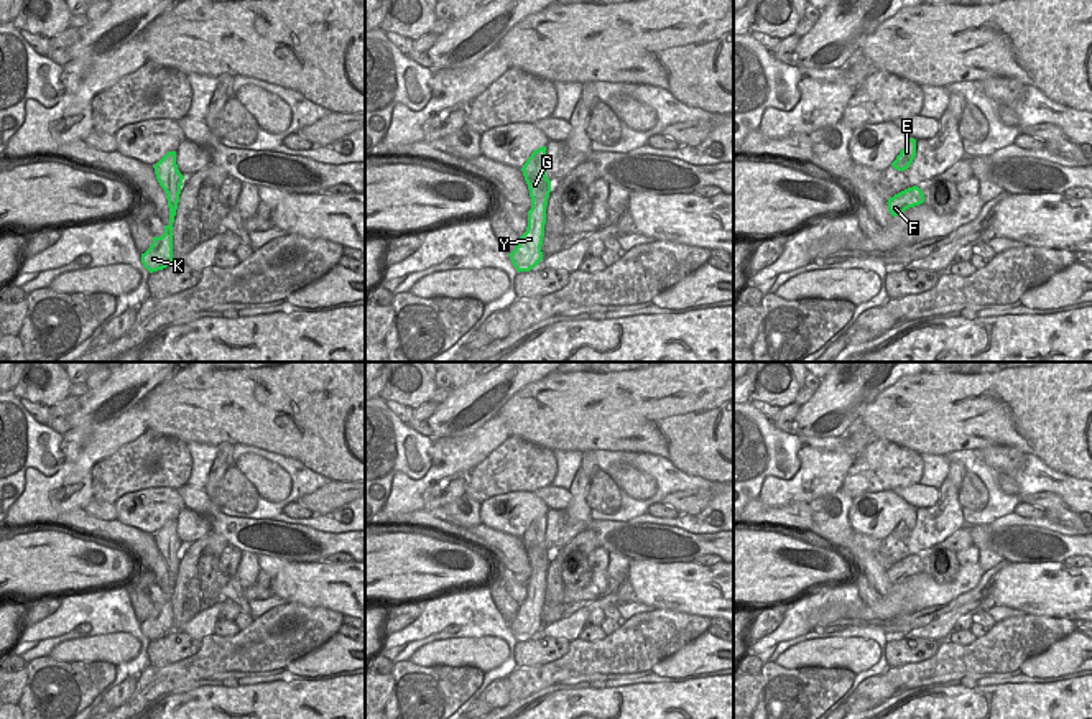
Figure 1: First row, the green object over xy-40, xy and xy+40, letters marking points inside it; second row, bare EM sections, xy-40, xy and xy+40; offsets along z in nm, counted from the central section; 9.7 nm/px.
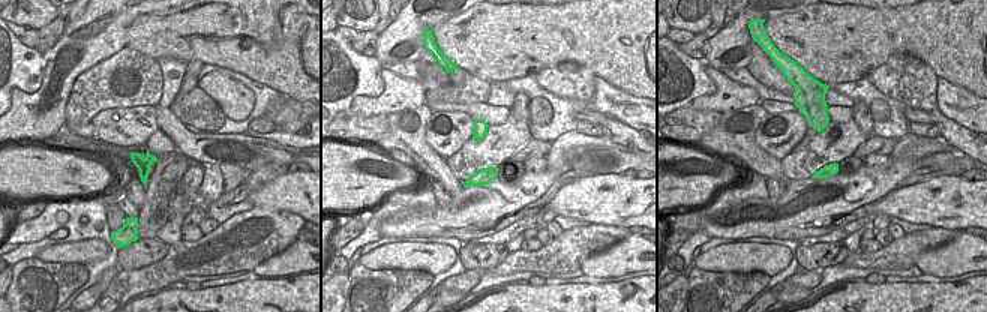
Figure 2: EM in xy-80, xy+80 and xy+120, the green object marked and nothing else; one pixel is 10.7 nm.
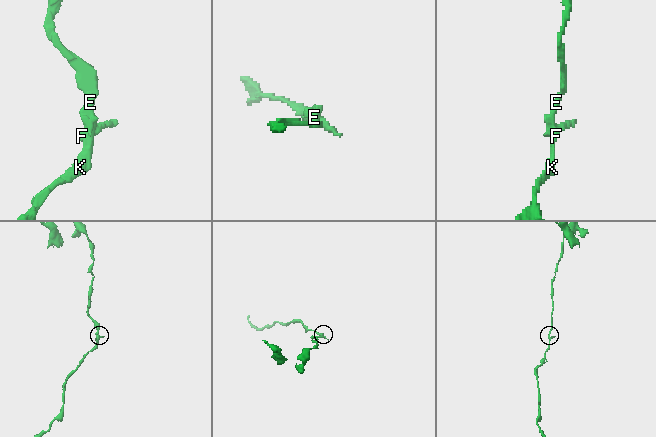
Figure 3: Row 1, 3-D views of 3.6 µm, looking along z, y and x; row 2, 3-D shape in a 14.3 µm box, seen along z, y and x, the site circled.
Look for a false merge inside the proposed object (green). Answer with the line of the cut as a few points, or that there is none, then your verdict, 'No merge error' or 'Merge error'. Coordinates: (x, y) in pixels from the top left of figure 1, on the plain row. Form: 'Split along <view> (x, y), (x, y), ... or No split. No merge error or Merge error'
No split. No merge error

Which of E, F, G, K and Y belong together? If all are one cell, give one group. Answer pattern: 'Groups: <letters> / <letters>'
Groups: E F G K Y

